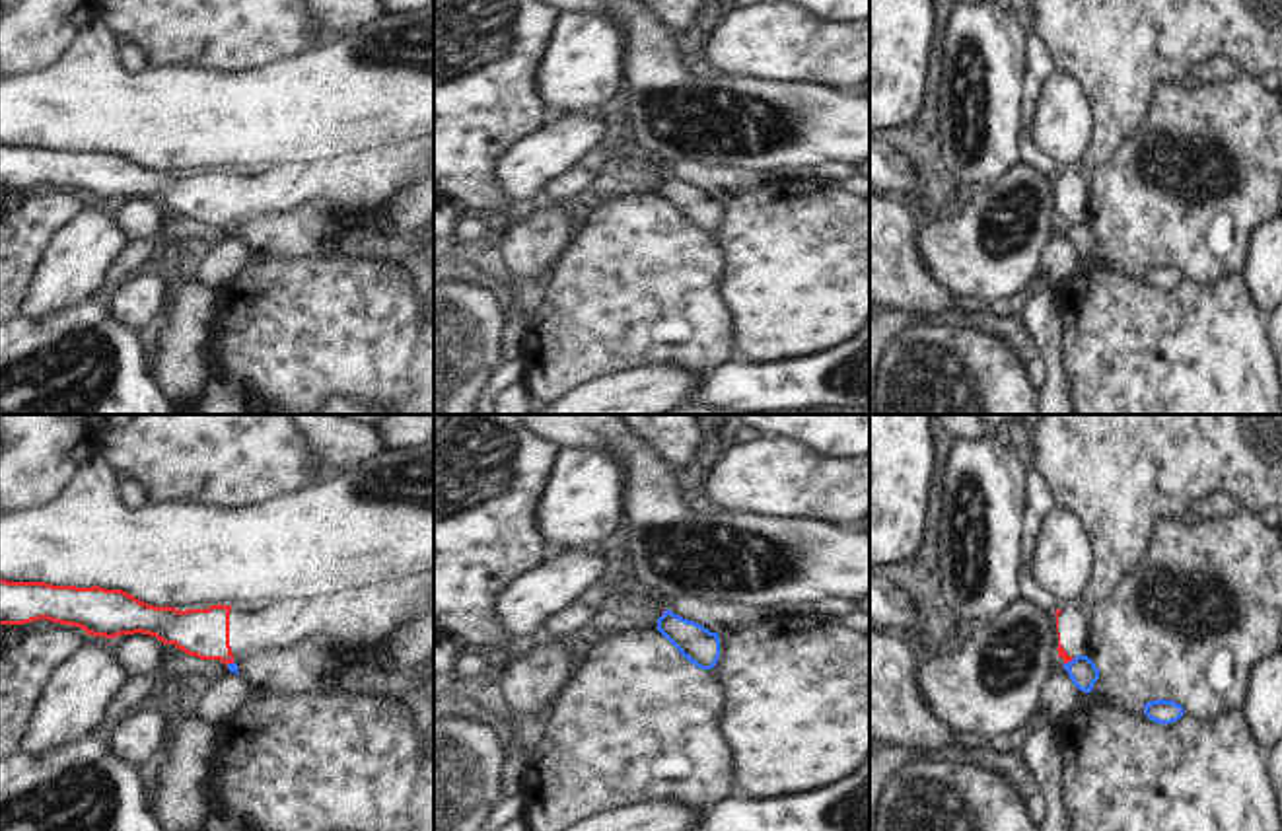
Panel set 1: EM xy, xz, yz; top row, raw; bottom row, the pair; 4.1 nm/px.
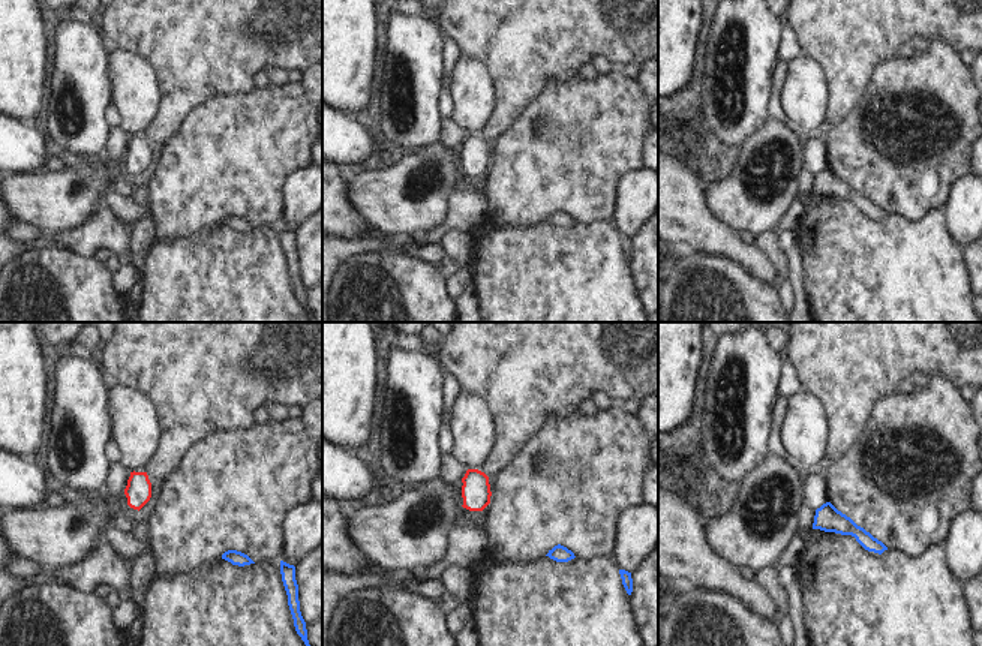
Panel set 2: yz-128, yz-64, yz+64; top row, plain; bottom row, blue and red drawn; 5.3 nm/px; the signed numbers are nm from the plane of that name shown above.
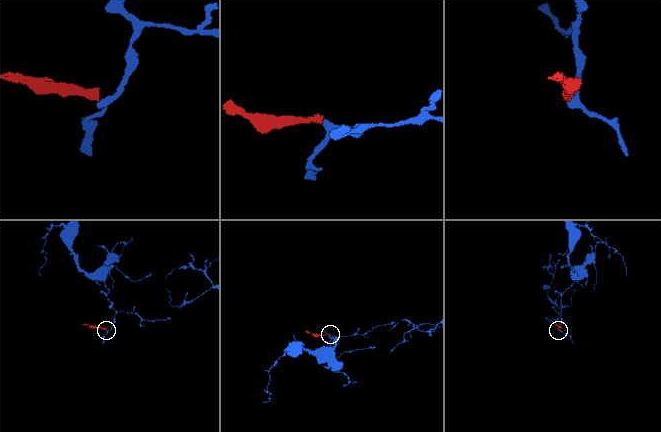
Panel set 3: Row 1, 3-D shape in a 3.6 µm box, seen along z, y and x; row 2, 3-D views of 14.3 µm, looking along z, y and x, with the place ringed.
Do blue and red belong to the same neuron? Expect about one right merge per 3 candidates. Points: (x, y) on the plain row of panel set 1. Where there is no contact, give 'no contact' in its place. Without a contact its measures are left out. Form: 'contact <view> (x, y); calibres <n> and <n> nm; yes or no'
contact yz (1068, 226); calibres 120 and 40 nm; no

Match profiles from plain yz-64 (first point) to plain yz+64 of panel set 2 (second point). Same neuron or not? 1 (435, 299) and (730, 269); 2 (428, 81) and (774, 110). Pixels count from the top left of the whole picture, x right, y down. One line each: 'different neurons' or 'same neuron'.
1: same neuron
2: different neurons

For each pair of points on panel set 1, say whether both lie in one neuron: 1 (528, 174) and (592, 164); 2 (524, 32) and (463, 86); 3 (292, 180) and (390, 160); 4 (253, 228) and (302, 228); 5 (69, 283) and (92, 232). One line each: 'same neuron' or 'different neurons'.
1: different neurons
2: same neuron
3: same neuron
4: same neuron
5: same neuron

